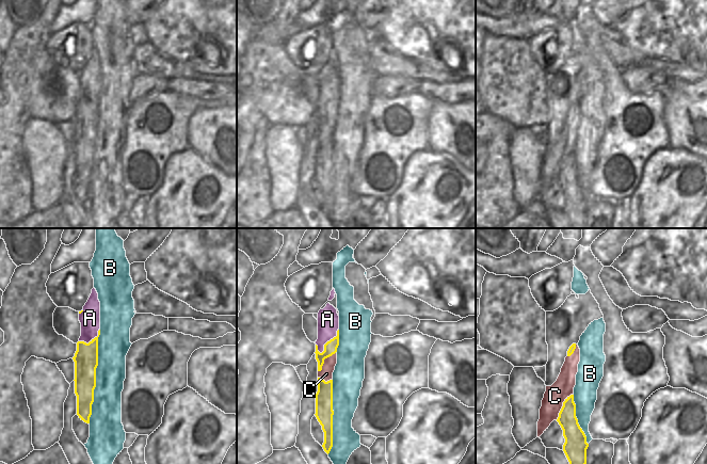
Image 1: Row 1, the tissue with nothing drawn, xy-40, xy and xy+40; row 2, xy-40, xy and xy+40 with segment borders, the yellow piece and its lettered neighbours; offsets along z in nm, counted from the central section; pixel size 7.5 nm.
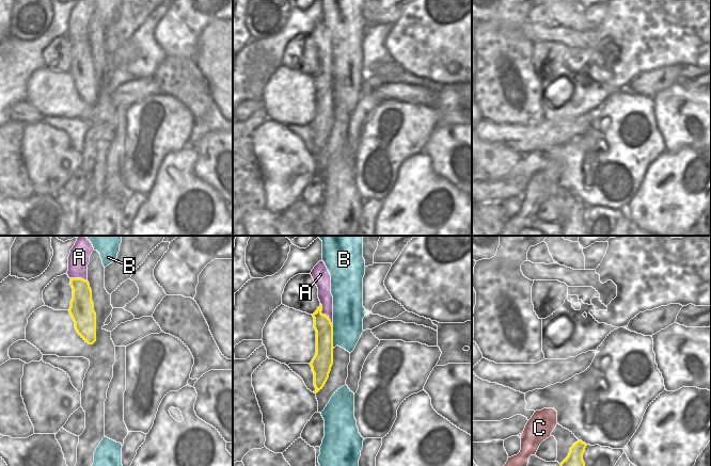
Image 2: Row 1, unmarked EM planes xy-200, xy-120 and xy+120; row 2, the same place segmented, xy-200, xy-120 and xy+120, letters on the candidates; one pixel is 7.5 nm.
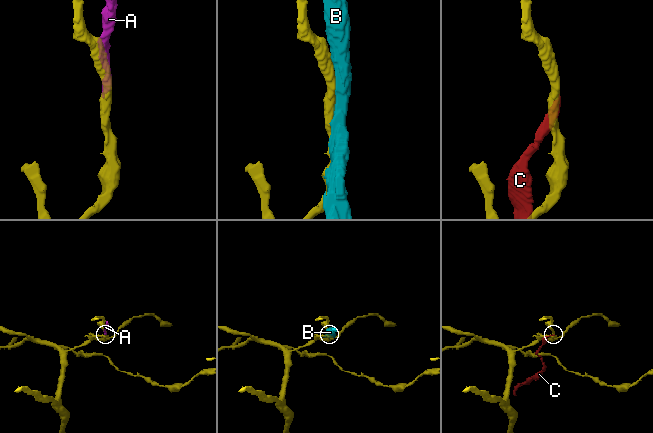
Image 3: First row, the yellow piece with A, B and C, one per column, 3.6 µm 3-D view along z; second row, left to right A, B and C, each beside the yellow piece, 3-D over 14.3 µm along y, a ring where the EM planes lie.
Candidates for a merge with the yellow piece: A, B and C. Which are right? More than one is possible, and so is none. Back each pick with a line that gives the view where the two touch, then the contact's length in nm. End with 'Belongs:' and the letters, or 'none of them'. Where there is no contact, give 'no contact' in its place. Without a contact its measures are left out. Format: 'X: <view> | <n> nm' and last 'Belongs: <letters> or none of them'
Belongs: none of them

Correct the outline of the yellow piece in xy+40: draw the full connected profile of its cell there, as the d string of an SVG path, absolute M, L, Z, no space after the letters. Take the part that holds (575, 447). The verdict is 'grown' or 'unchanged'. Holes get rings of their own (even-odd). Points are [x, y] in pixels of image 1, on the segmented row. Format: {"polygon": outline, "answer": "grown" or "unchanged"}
{"polygon": "M574 395L567 397L563 402L557 421L563 430L563 436L565 438L563 451L569 464L587 464L587 449L589 444L576 417Z", "answer": "unchanged"}

